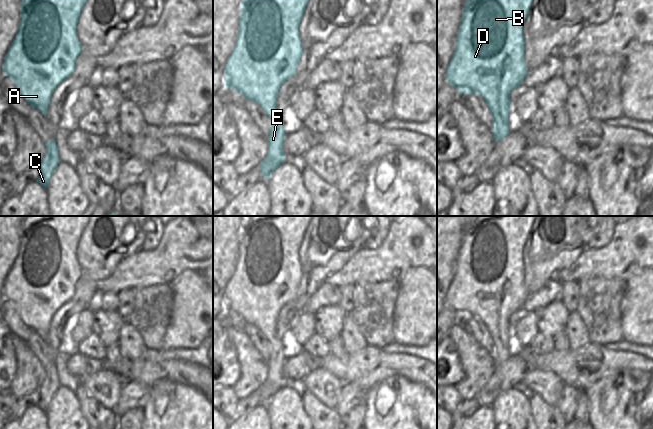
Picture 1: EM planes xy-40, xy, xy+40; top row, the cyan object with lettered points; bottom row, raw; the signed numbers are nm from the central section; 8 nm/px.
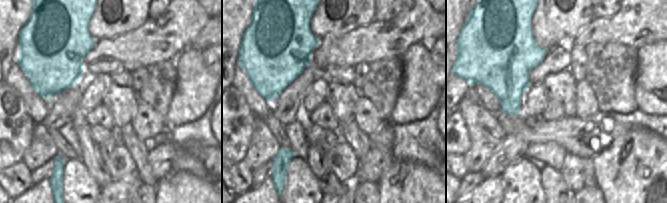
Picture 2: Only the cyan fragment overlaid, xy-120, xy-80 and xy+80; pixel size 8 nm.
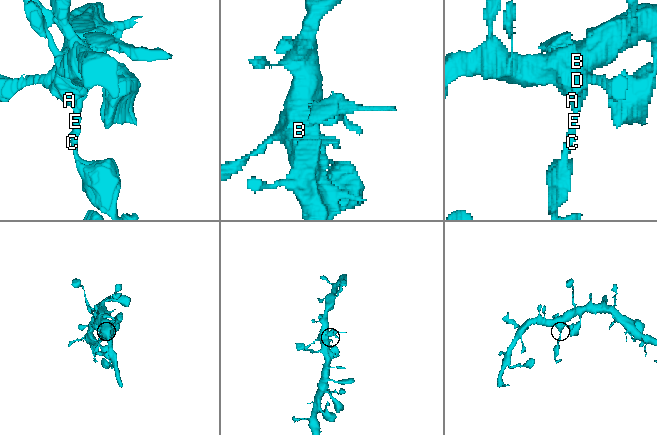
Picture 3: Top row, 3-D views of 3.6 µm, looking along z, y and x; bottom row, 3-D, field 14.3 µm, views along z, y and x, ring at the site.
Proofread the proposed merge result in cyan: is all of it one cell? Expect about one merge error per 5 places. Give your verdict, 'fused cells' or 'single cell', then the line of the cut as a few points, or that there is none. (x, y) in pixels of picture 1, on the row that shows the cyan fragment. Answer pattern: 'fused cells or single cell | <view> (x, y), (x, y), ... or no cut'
fused cells | xy+40 (492, 115), (501, 115), (507, 120)

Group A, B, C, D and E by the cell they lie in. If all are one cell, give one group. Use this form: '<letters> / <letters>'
A B D / C E

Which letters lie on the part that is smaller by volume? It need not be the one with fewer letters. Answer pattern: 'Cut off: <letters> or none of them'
Cut off: C, E

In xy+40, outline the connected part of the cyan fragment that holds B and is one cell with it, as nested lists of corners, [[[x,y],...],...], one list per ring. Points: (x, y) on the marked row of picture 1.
[[[466,0],[462,9],[462,17],[460,19],[458,33],[456,35],[454,53],[446,69],[446,82],[451,84],[460,95],[479,94],[486,101],[492,116],[501,115],[505,120],[508,120],[508,113],[510,111],[510,93],[521,85],[524,77],[529,72],[524,61],[524,35],[522,33],[522,27],[532,1],[533,0]]]

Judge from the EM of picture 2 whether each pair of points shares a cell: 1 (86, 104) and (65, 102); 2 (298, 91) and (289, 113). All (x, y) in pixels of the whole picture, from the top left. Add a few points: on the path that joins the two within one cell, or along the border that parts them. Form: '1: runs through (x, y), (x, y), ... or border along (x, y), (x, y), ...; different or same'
1: border along (90, 82), (83, 85), (79, 107); different
2: runs through (293, 96), (292, 108); same

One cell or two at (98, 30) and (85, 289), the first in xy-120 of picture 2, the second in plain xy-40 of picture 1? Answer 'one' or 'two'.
one

